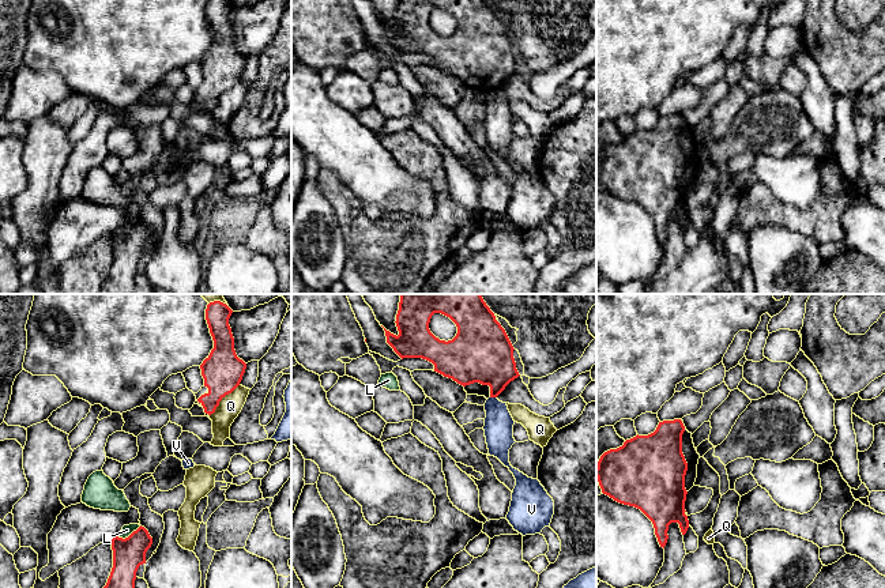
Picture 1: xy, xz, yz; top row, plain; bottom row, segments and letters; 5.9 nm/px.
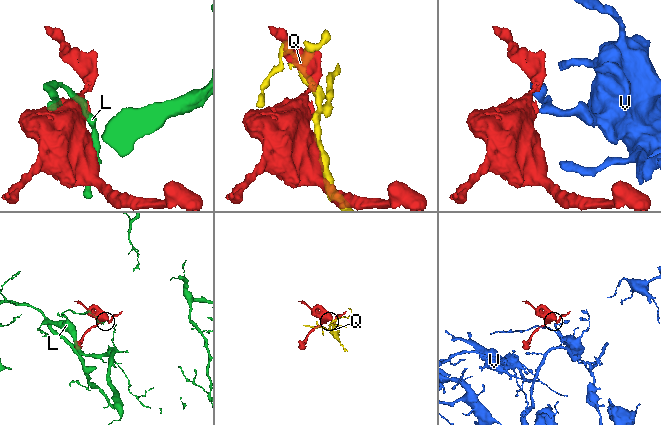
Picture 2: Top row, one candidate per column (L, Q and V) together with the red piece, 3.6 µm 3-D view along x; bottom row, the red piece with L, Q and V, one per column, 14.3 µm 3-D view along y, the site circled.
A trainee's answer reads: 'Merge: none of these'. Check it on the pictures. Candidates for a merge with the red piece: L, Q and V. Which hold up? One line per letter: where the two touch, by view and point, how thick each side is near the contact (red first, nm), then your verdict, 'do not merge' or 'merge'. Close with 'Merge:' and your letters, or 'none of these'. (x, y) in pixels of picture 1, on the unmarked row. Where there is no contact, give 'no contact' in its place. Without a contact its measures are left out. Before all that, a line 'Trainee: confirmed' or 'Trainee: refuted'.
Trainee: confirmed
L: xy (130, 230) | 190/60 nm | do not merge
Q: xy (221, 94) | 240/140 nm | do not merge
V: xz (493, 91) | 320/180 nm | do not merge
Merge: none of these

